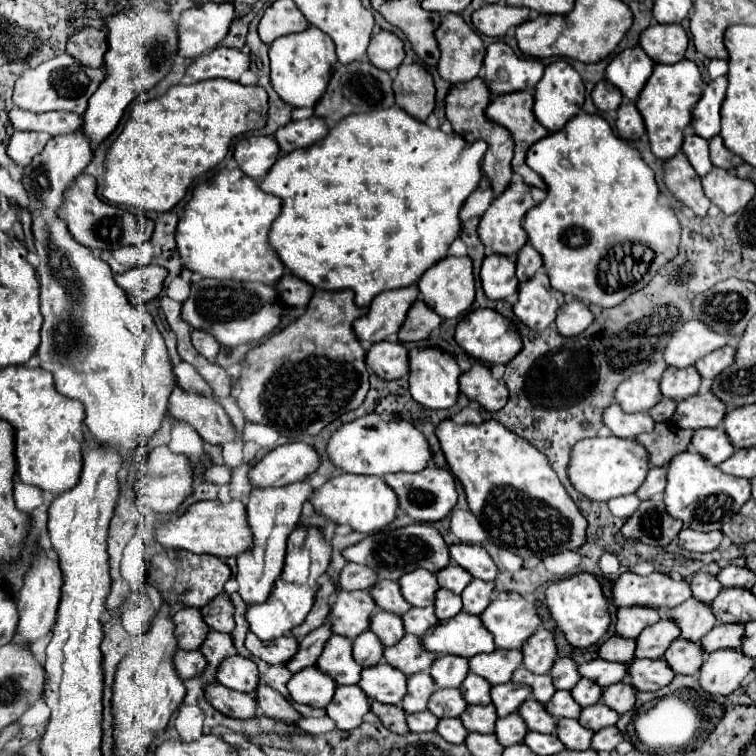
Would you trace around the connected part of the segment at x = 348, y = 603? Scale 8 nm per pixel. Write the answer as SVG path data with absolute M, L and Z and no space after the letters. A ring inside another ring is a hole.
M340 590L336 594L336 602L330 608L332 632L354 640L356 636L360 636L370 628L370 618L374 610L376 602L366 590L362 592Z

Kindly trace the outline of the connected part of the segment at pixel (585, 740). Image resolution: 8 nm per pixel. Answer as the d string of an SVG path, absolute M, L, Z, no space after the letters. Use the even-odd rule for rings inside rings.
M572 718L558 720L556 734L568 750L588 750L594 736L590 728L584 728L578 720L572 720Z

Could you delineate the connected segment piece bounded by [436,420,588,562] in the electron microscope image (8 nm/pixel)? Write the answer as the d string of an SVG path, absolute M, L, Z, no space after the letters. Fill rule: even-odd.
M444 420L436 428L436 436L440 440L442 452L448 460L450 472L462 482L468 498L470 512L478 518L480 526L484 528L488 540L492 540L498 548L510 550L518 554L522 560L536 558L542 562L548 556L554 556L564 550L576 550L586 542L586 518L580 514L576 502L568 496L562 482L558 480L556 472L548 464L548 458L532 444L496 420L482 422L480 426L474 424L454 424L452 420Z

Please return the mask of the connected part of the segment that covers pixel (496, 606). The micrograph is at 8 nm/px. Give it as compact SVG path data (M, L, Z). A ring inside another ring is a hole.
M502 592L498 594L496 600L490 602L490 606L482 612L482 622L484 626L492 632L494 642L498 648L522 648L522 644L536 632L536 628L542 624L536 608L532 602L526 602L520 594L516 592Z

